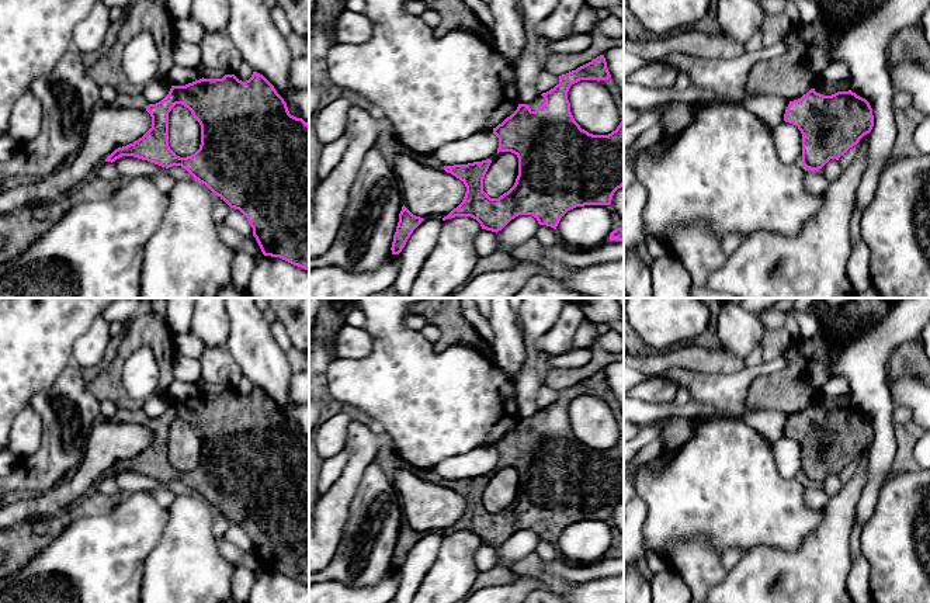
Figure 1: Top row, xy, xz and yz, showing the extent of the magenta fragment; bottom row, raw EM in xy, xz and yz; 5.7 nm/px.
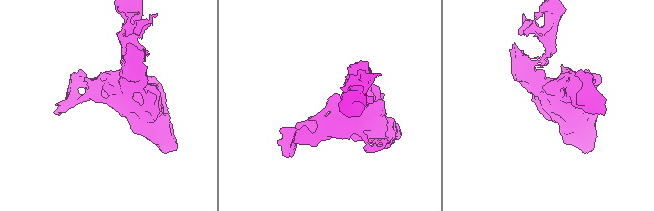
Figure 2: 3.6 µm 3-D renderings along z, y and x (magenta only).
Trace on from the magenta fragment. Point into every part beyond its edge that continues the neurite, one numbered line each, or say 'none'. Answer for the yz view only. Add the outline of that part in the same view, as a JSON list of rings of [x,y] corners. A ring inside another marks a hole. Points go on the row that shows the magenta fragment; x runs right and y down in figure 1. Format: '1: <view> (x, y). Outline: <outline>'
none

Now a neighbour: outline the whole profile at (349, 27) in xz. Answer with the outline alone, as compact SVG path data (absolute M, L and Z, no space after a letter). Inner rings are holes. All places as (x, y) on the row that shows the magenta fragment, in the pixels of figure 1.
M344 10L334 22L332 35L336 44L364 44L372 38L374 24L365 14Z

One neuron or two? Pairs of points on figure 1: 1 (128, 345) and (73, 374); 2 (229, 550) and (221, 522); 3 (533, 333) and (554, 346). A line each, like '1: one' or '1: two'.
1: two
2: one
3: two

